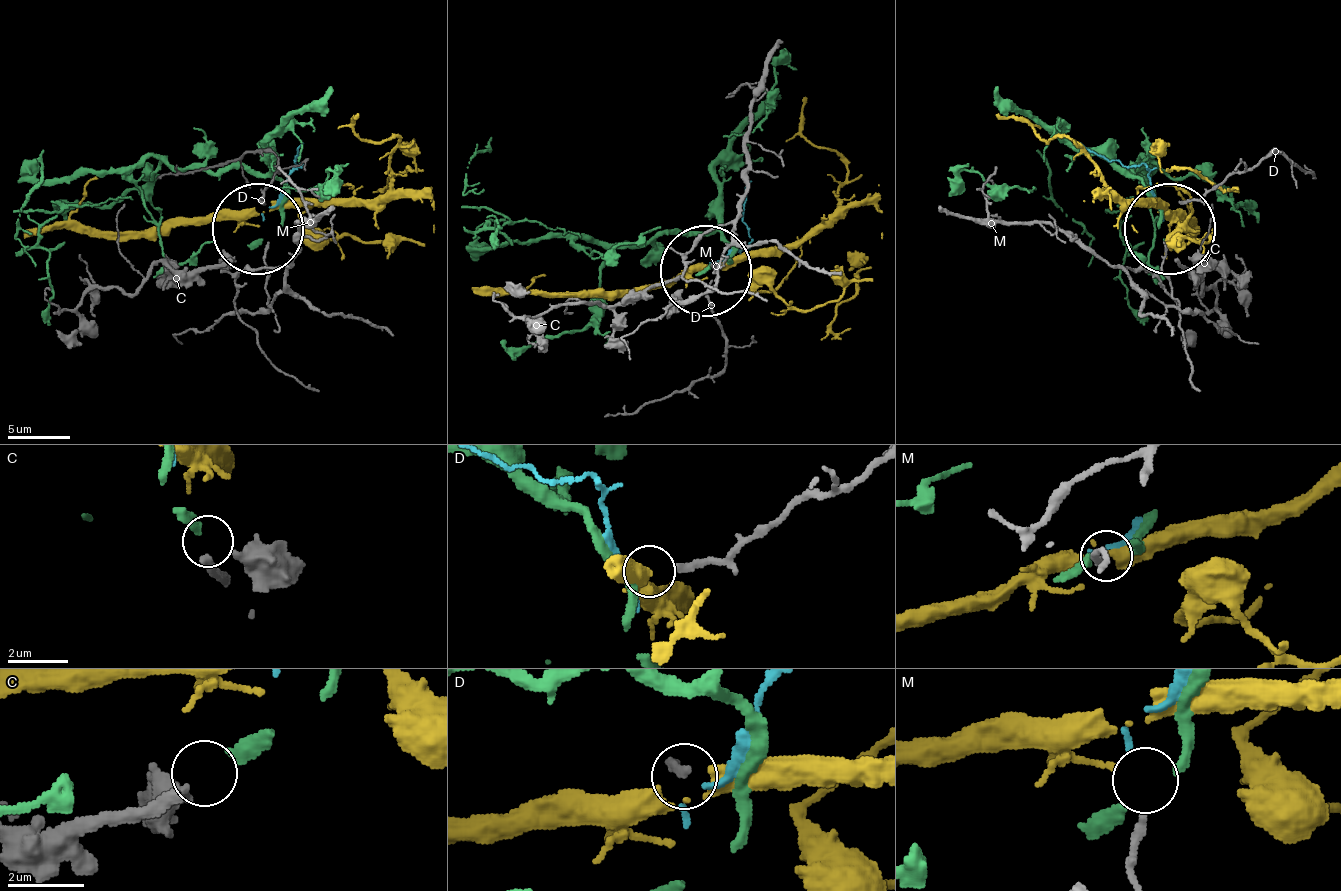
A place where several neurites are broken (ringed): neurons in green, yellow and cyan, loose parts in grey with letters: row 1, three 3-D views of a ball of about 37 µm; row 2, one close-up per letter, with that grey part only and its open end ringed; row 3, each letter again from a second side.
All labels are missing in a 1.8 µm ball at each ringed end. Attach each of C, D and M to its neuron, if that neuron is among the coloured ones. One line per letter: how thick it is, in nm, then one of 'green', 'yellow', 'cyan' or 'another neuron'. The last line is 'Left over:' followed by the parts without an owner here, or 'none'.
C: calibre 200 nm; green
D: calibre 200 nm; yellow
M: calibre 190 nm; cyan
Left over: none

